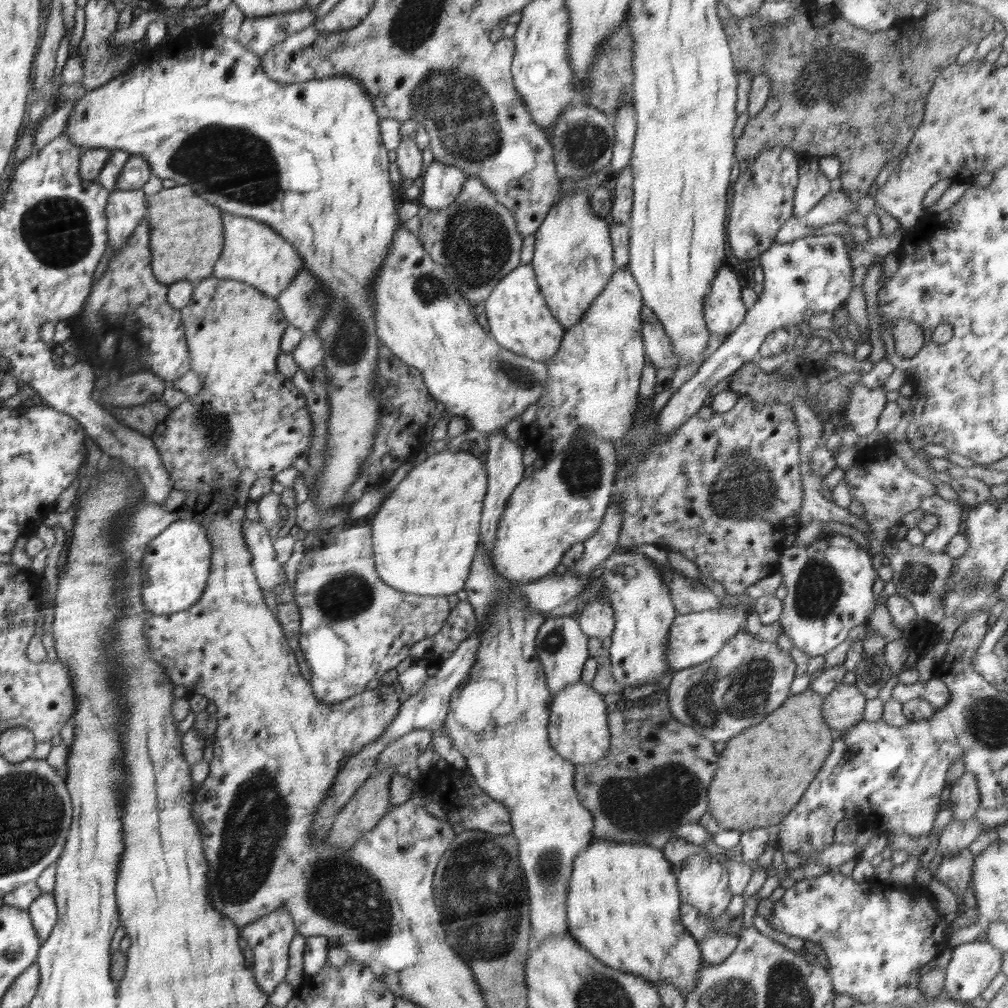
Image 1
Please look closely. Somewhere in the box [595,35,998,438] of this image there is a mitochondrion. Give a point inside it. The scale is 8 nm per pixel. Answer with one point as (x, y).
(829, 86)

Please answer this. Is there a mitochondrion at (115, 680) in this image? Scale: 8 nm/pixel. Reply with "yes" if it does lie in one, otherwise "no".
no

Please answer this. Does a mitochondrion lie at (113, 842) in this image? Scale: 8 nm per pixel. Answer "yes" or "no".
no

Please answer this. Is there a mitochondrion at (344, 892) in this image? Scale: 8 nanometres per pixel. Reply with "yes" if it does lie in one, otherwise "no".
yes

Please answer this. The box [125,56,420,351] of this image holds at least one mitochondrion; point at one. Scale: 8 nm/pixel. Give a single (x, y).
(233, 163)

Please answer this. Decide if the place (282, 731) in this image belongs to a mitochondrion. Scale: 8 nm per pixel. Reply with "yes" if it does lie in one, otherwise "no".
no

